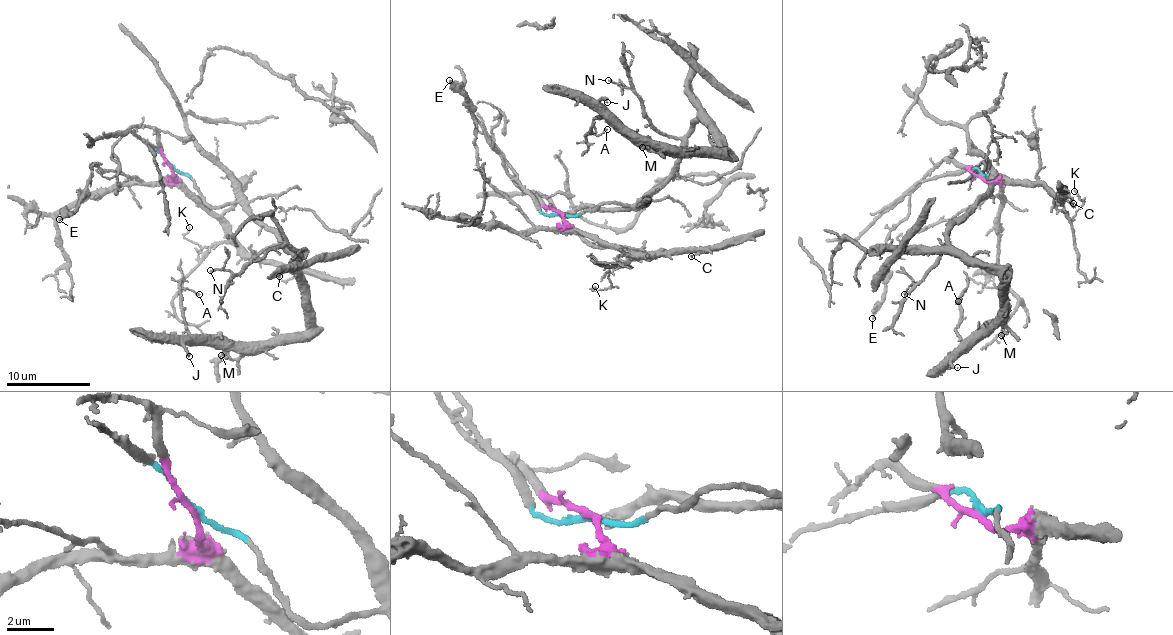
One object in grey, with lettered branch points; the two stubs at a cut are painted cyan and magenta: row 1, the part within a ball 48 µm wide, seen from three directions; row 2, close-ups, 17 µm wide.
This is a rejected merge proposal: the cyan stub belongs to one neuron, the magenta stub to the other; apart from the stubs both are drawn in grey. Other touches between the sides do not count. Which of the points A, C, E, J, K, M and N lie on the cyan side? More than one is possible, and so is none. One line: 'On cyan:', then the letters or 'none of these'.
On cyan: A, J, M, N

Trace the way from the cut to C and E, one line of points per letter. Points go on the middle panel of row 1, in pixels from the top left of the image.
C: (559, 213), (572, 226), (622, 251), (706, 252), (691, 256)
E: (559, 213), (564, 216), (562, 224), (552, 228), (535, 227), (482, 175), (474, 144), (473, 106), (449, 80)

